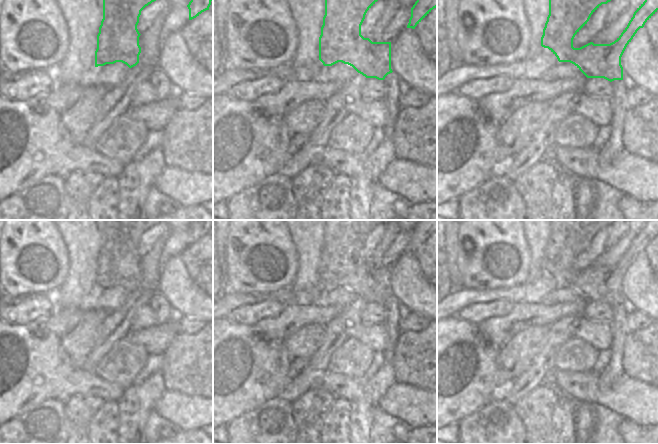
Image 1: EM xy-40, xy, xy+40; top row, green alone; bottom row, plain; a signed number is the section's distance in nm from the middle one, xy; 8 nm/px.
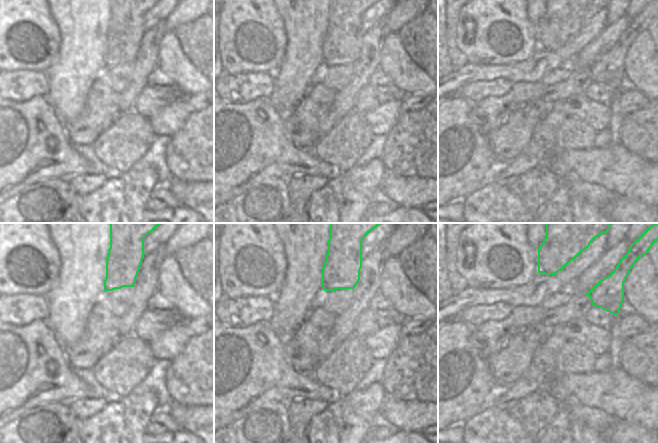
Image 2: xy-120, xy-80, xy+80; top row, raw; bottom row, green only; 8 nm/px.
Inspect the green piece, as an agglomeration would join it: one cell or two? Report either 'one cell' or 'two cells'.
one cell

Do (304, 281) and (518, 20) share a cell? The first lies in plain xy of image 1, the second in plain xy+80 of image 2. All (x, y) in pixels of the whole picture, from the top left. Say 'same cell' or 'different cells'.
different cells

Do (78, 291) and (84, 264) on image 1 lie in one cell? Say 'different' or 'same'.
same

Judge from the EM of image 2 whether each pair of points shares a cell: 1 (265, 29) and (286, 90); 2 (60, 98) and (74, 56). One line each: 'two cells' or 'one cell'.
1: two cells
2: one cell

